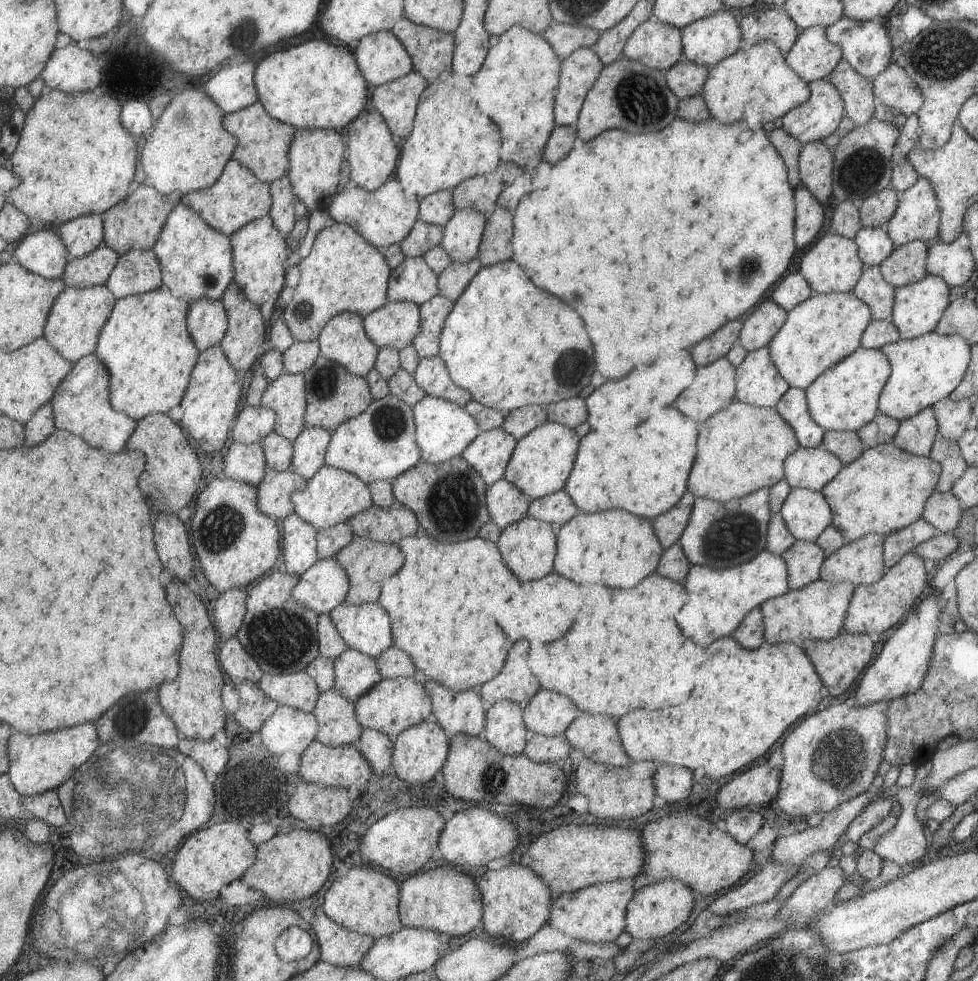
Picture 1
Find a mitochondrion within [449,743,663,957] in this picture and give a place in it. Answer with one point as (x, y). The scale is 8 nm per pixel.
(493, 779)

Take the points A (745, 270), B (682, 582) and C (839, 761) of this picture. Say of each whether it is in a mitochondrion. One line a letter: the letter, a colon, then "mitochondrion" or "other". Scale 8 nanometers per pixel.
A: mitochondrion
B: other
C: mitochondrion

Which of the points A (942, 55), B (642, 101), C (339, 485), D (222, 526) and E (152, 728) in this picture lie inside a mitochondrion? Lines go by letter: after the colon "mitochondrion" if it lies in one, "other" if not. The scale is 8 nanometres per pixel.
A: mitochondrion
B: mitochondrion
C: other
D: mitochondrion
E: other

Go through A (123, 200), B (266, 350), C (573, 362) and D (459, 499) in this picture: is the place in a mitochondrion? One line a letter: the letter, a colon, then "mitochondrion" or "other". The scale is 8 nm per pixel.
A: other
B: other
C: mitochondrion
D: mitochondrion

